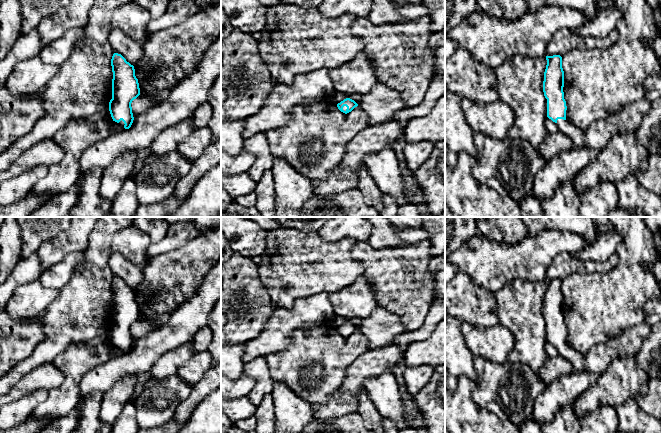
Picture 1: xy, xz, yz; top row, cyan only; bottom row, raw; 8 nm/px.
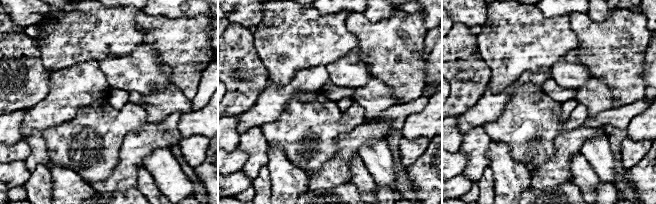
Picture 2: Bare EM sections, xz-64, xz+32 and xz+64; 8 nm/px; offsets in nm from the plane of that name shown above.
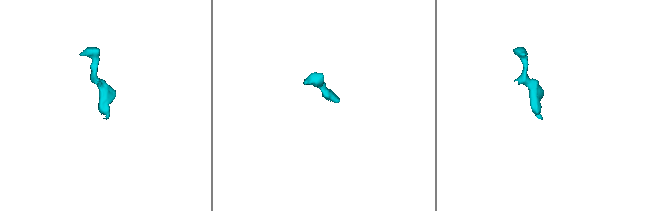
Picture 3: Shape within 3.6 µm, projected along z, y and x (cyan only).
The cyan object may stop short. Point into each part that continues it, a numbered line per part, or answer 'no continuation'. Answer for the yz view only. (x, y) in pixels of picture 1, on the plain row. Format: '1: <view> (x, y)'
1: yz (577, 360)

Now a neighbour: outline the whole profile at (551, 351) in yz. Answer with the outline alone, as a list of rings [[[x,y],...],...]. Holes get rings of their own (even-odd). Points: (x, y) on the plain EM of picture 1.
[[[548,341],[545,344],[545,350],[546,350],[547,356],[550,358],[556,357],[559,355],[557,348],[553,346],[551,343],[549,343]]]

